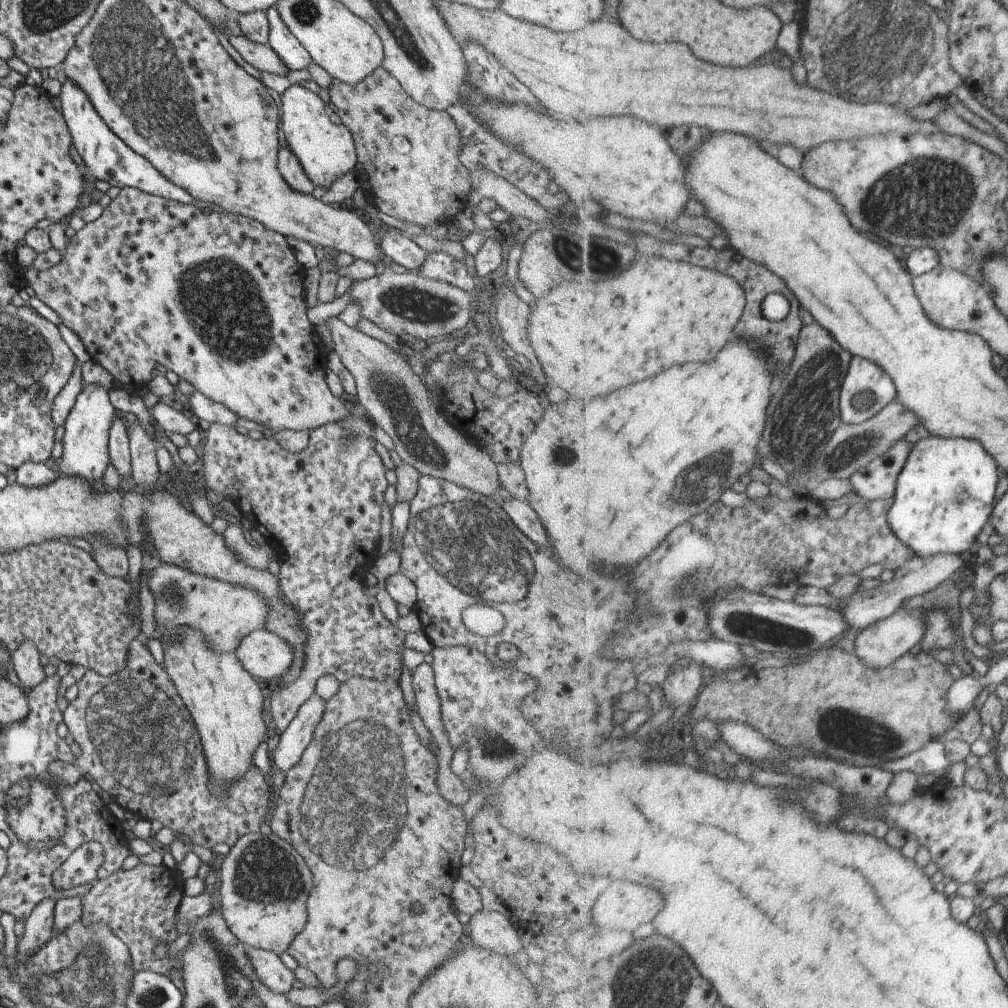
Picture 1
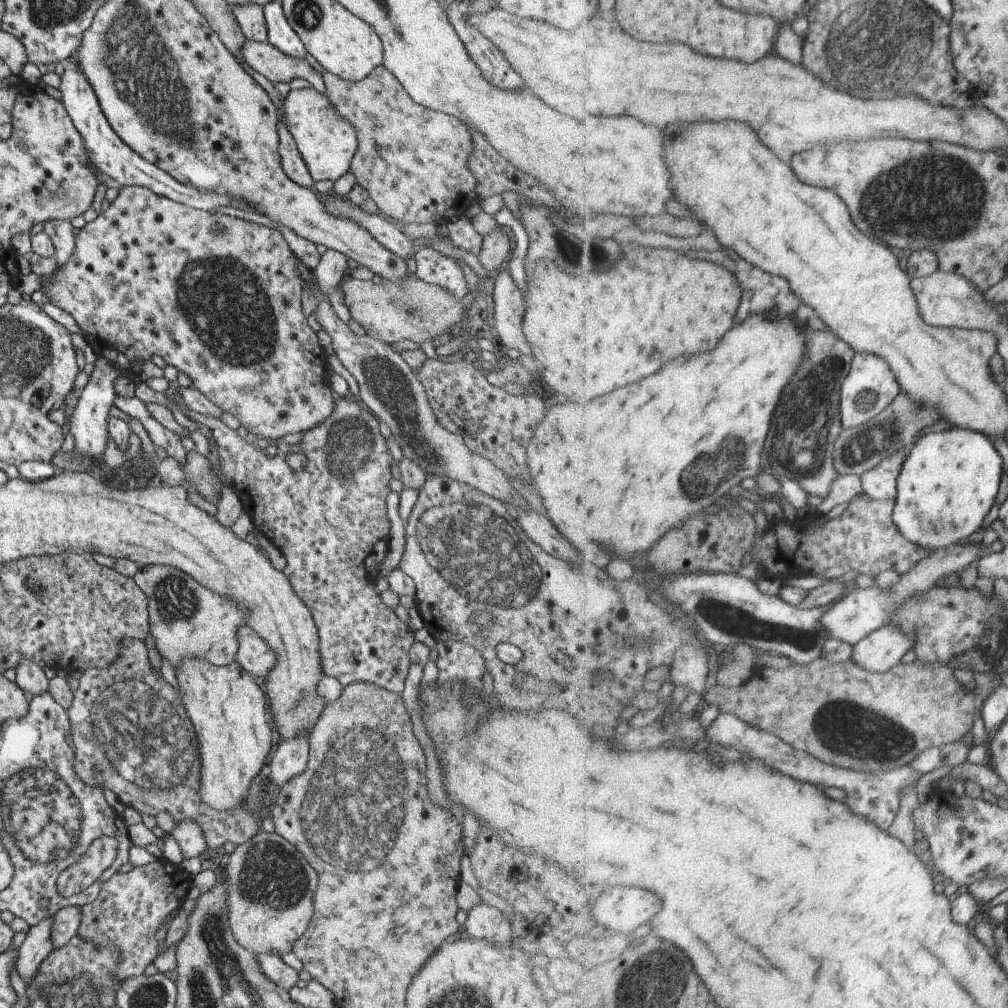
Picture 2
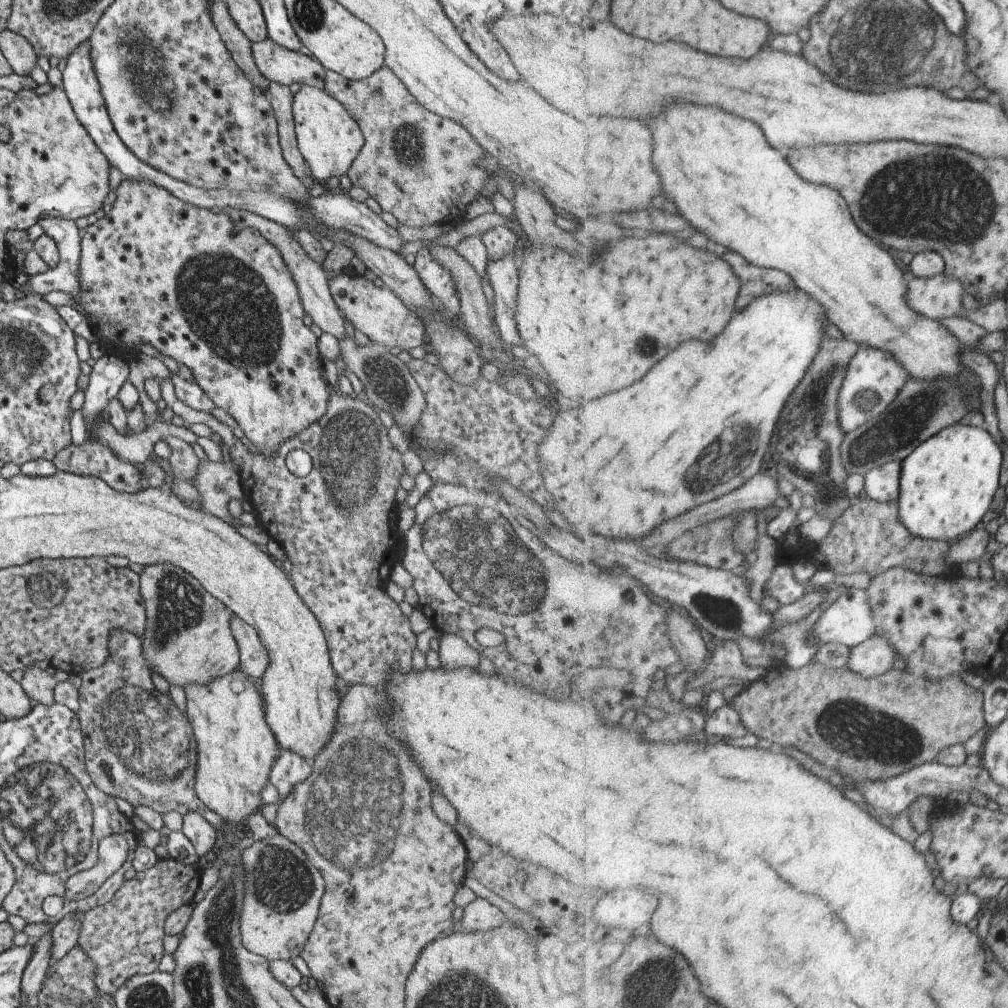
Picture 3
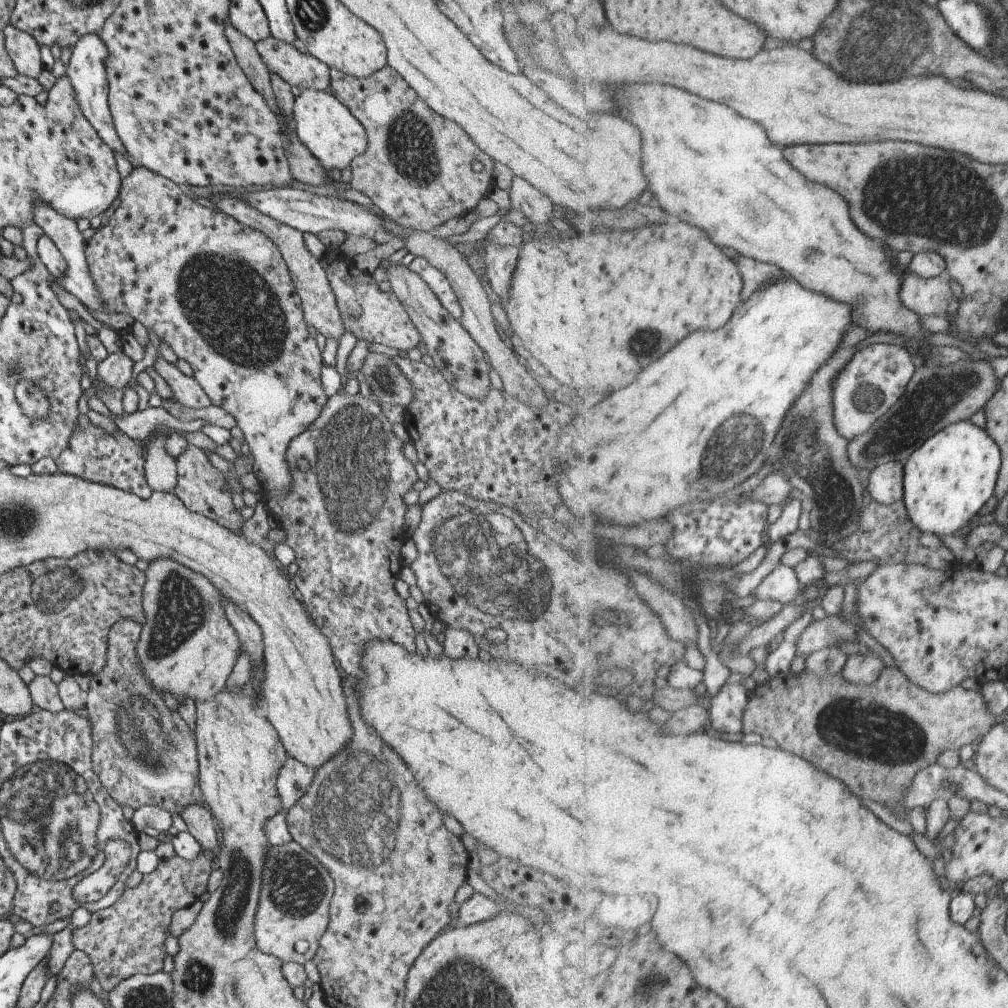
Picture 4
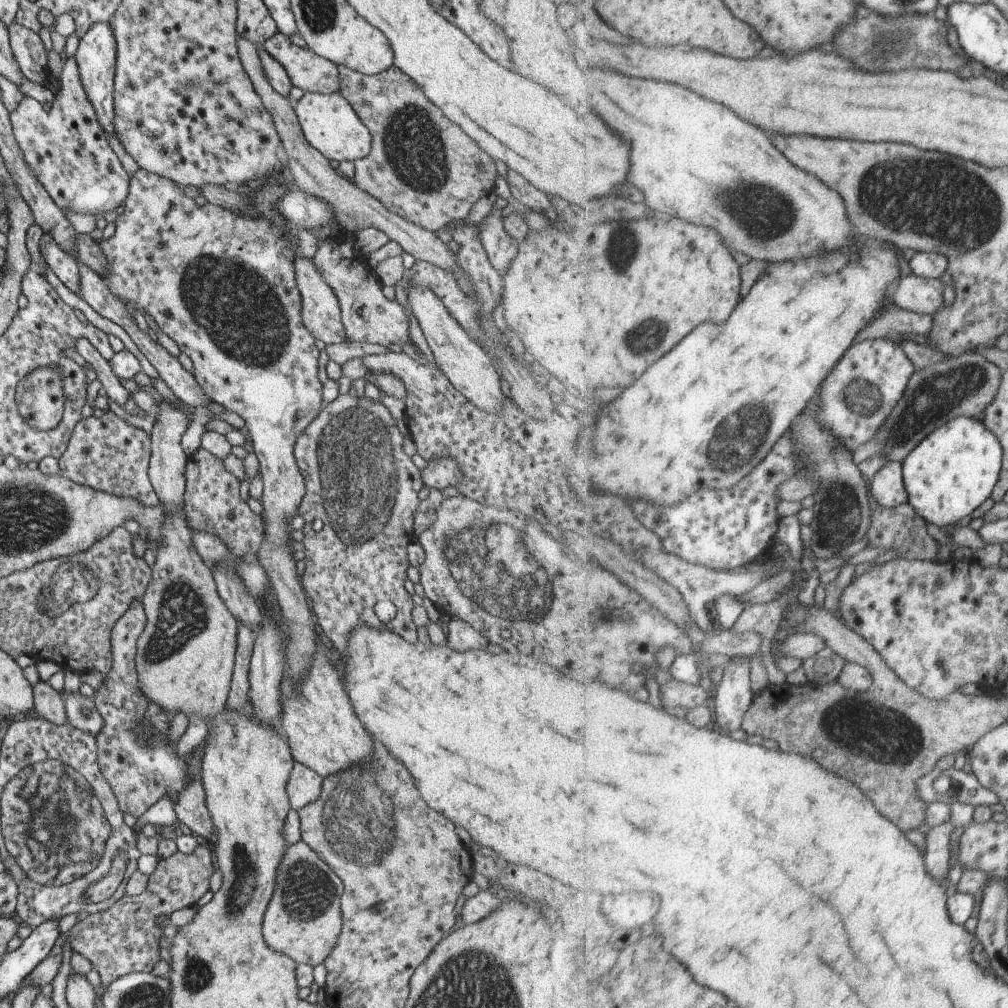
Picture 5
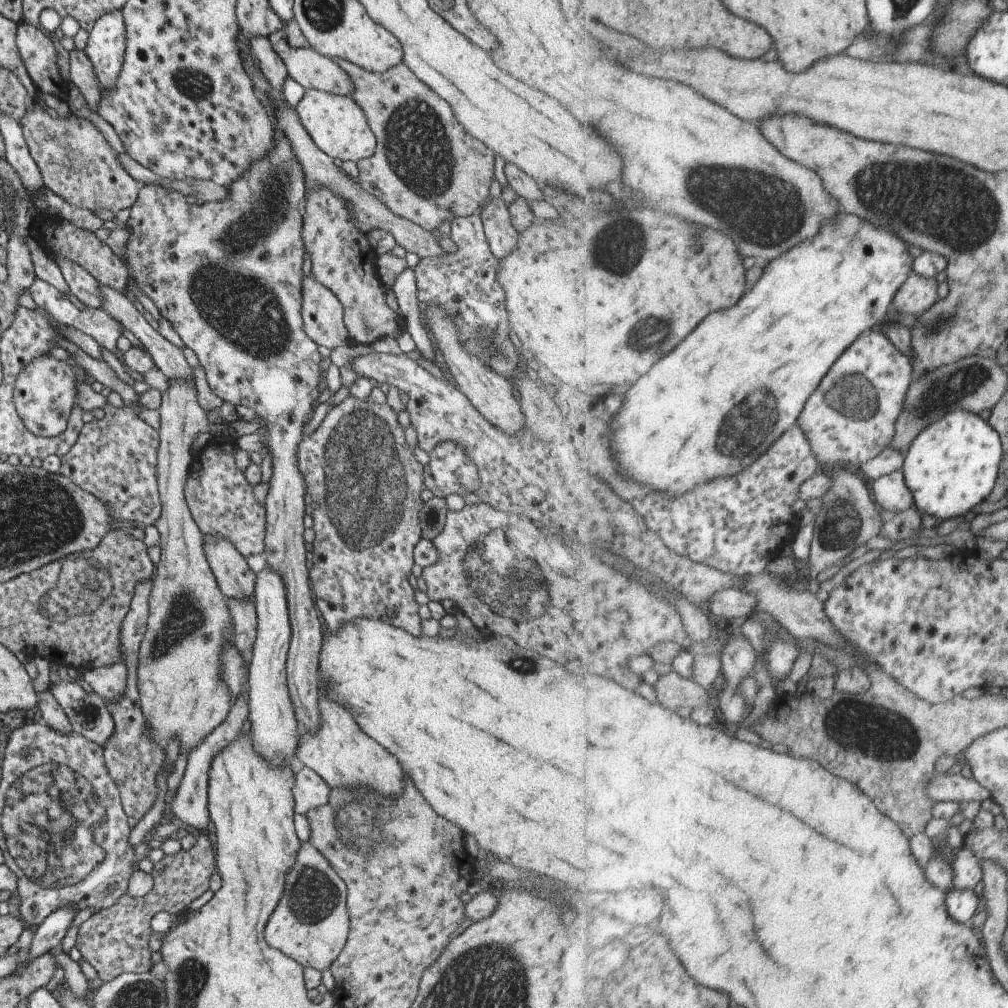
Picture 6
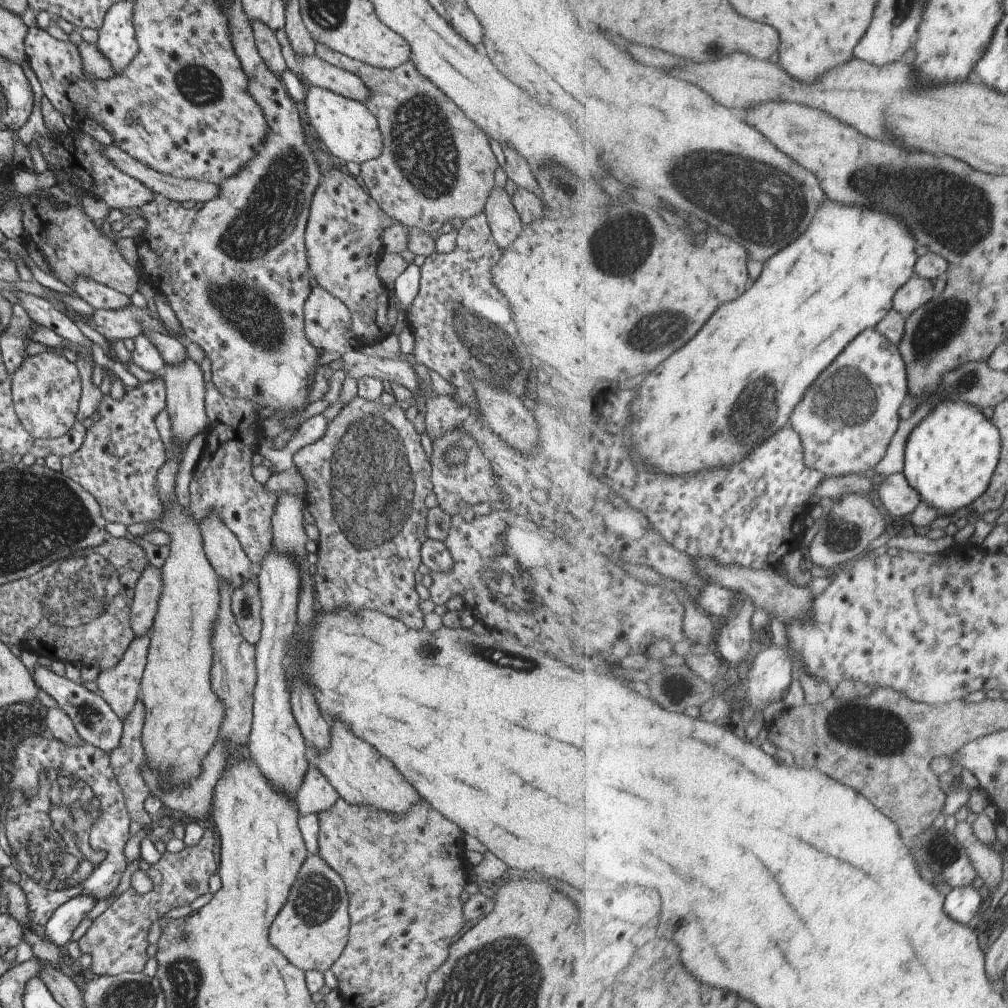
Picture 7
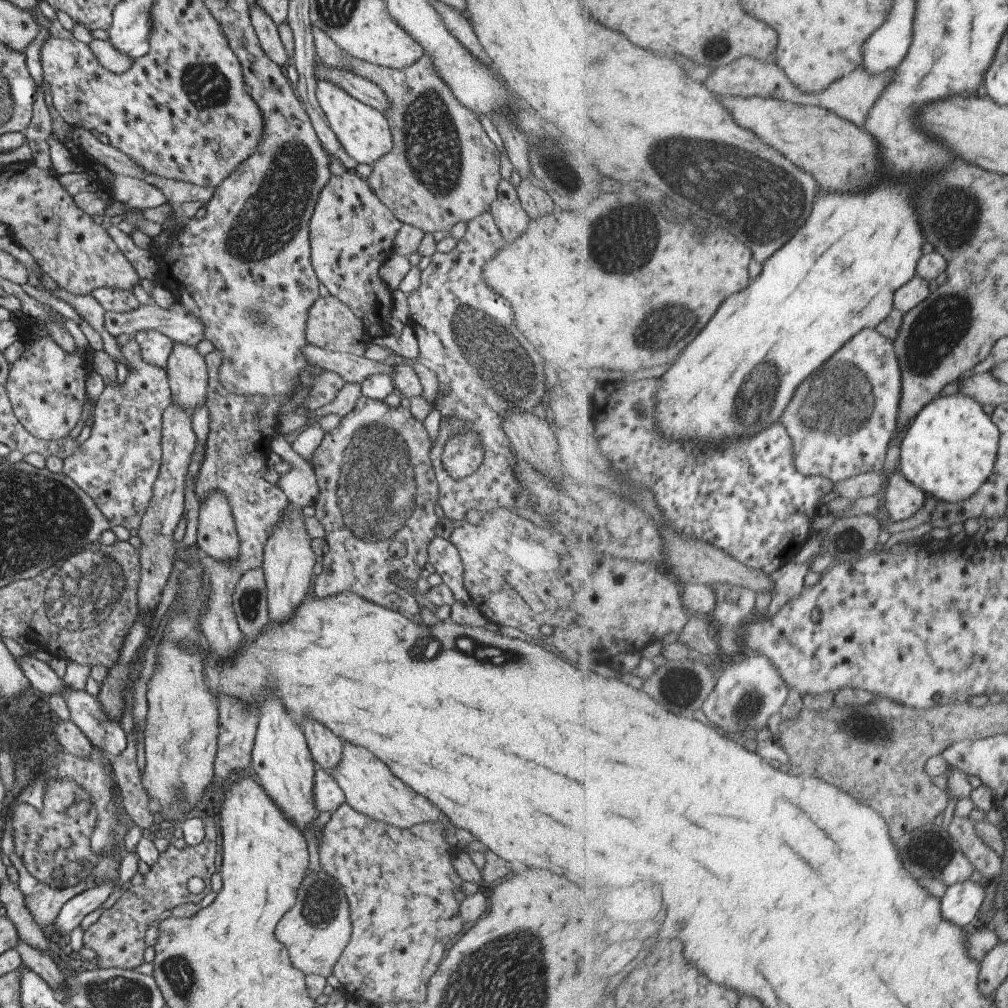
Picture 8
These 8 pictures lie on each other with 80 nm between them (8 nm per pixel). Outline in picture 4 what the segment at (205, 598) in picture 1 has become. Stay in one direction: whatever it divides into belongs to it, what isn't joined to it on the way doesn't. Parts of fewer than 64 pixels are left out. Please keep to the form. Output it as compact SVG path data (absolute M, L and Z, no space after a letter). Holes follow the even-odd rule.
M153 560L148 564L144 574L145 585L144 590L141 590L141 602L145 622L134 650L143 676L159 694L169 692L175 699L190 698L193 702L211 700L217 694L217 690L221 692L221 688L226 686L227 678L240 652L236 636L227 624L219 594L210 587L203 576L191 572L189 568L173 560Z

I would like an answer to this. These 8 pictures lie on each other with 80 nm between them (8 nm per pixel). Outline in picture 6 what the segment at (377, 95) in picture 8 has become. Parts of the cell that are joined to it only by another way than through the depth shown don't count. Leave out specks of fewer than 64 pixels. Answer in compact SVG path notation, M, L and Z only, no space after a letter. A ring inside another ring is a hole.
M283 30L273 32L267 40L281 58L287 75L303 89L315 89L331 95L347 96L353 92L349 76L332 59L309 48L291 48Z

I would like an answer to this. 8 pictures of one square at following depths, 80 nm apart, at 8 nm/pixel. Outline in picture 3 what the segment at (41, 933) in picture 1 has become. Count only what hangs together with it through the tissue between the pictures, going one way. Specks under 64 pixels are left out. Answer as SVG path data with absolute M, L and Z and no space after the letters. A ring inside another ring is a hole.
M43 935L33 940L34 949L23 971L20 980L20 990L28 997L28 1002L40 994L41 987L46 979L46 972L51 963L50 958L50 935Z

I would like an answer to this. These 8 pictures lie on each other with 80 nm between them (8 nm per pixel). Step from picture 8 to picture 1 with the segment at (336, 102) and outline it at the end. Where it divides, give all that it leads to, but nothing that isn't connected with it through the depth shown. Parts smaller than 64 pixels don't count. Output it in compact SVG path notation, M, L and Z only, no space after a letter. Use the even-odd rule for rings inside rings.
M295 84L291 85L283 94L281 99L281 130L283 130L283 138L300 162L301 168L307 175L307 178L314 186L323 186L326 190L346 172L353 171L358 167L360 156L354 151L354 142L349 129L343 125L334 125L328 119L325 112L324 103L319 99L319 95L311 90Z

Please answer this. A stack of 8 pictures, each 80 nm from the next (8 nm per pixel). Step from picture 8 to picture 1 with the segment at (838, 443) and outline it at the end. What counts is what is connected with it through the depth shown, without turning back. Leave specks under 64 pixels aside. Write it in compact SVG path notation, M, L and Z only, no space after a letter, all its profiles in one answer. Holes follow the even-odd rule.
M856 356L850 361L845 382L840 394L840 411L842 412L842 422L845 425L858 425L866 420L872 419L879 411L883 411L888 404L897 399L897 388L891 376L865 357Z

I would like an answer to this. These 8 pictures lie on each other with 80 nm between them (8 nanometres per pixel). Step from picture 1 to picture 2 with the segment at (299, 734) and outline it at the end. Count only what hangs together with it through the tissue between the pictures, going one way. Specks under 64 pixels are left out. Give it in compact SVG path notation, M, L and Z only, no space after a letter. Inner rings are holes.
M304 734L284 740L277 746L271 762L266 767L266 779L269 779L268 782L271 782L275 788L281 788L287 781L299 776L306 769L308 760L309 742Z

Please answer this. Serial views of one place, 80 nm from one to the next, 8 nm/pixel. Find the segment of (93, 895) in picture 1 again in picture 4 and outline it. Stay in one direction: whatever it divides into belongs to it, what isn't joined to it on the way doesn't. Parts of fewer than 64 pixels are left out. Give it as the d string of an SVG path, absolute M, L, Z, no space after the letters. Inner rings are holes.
M205 852L197 854L189 861L175 855L169 860L161 860L157 868L149 874L143 874L133 888L125 888L111 906L91 913L91 919L85 926L73 929L73 949L83 952L89 958L93 976L101 986L103 995L129 976L149 975L162 970L162 960L166 956L163 942L168 936L171 916L173 912L190 906L206 891L209 872L211 872L210 855Z

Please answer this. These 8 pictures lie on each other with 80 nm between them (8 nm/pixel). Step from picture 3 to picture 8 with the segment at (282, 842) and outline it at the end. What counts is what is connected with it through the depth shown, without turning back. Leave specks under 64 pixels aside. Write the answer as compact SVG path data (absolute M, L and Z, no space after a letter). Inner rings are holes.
M307 870L297 886L297 904L291 906L275 926L275 938L287 946L291 964L303 975L317 974L323 979L332 974L333 966L345 949L351 933L348 903L341 886L323 870Z

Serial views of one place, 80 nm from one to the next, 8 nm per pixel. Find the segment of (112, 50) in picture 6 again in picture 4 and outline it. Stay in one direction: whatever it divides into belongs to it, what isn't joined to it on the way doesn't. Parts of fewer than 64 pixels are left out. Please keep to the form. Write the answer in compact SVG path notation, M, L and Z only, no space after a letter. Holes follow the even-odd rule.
M95 33L85 35L81 37L80 40L77 40L77 43L72 46L71 58L69 59L67 68L65 68L64 75L65 78L69 80L69 86L71 87L71 90L73 90L73 100L77 102L77 108L81 110L81 116L89 122L89 126L91 126L91 128L95 131L95 134L99 136L99 140L101 140L101 142L109 148L109 152L116 152L128 156L114 130L112 119L109 114L107 104L108 84L106 80L105 66L103 66L106 62L107 48L105 48L105 44L103 44L101 40L97 40L97 38L99 38L99 36Z

